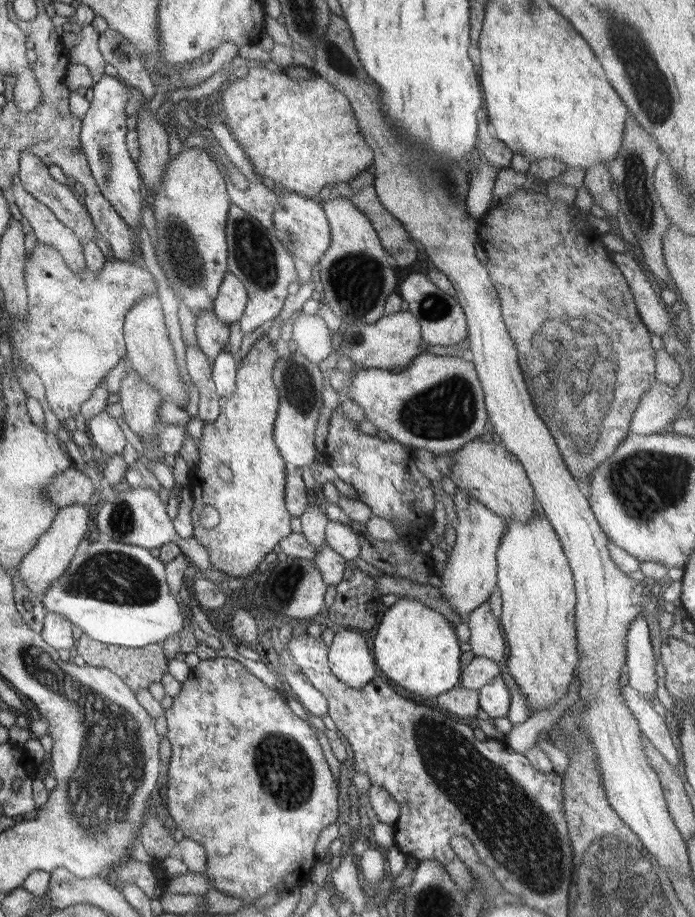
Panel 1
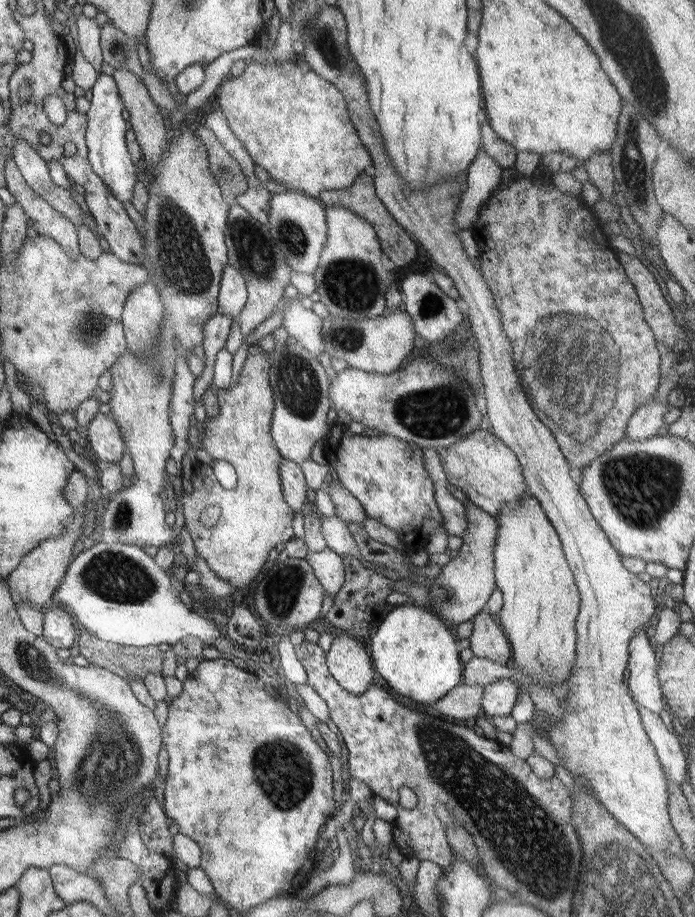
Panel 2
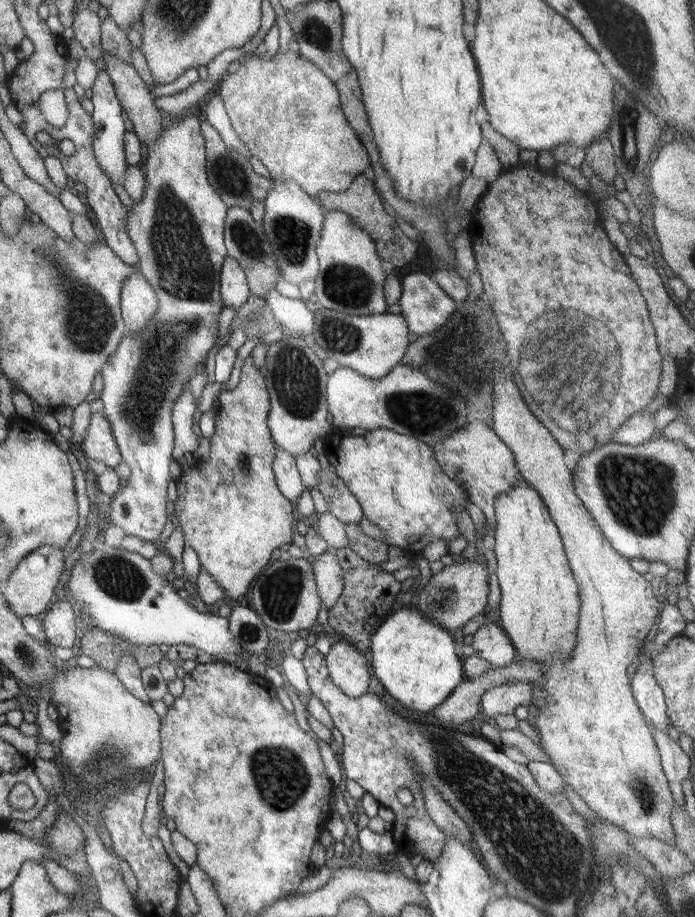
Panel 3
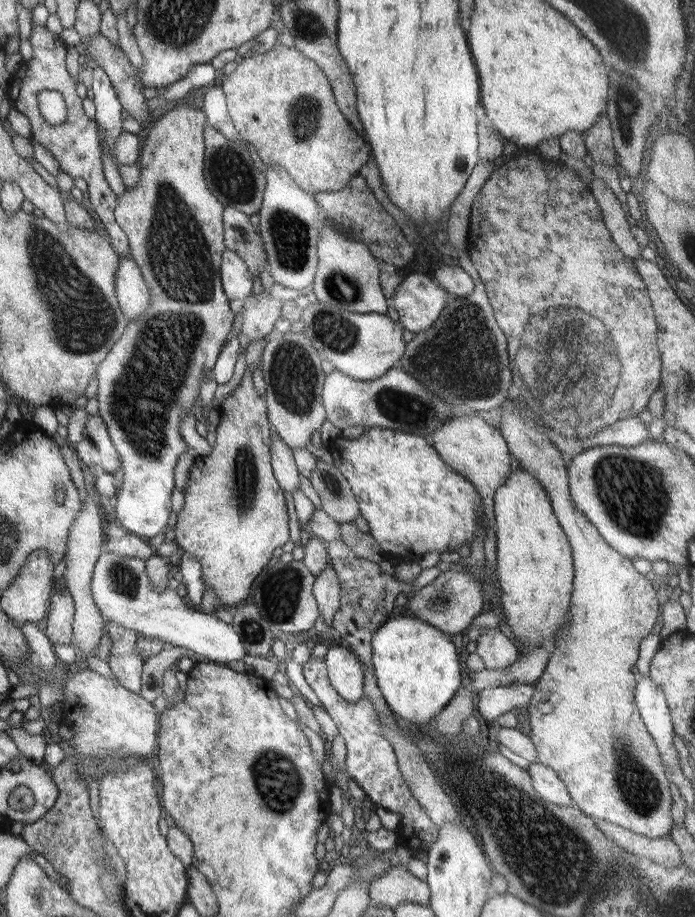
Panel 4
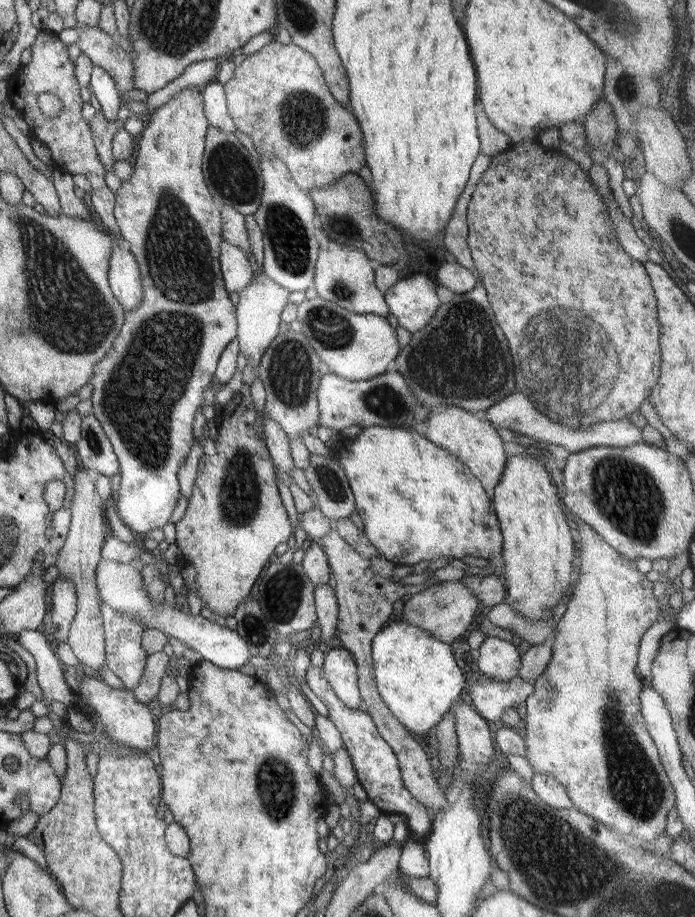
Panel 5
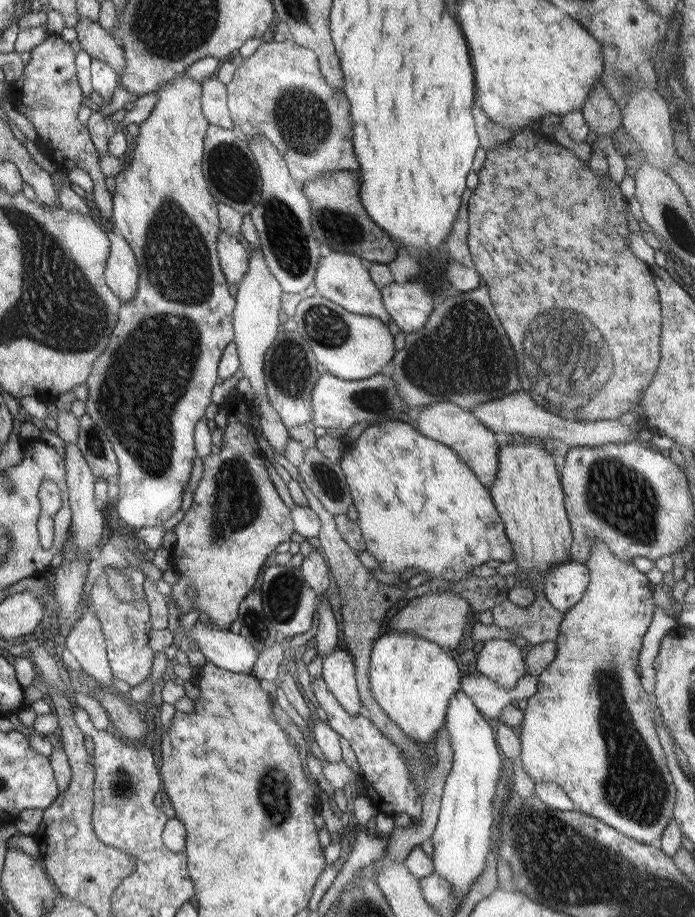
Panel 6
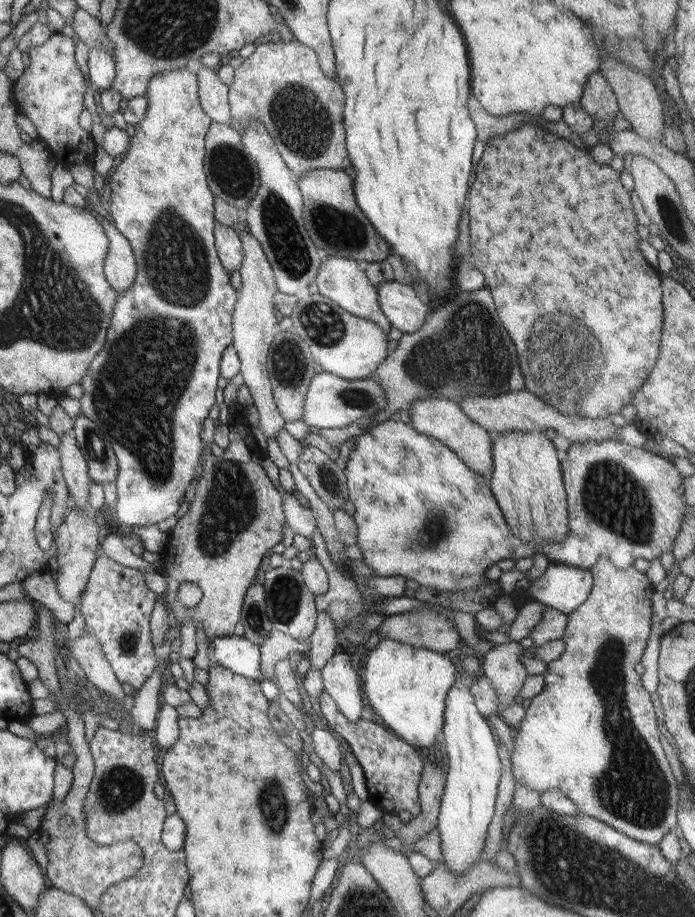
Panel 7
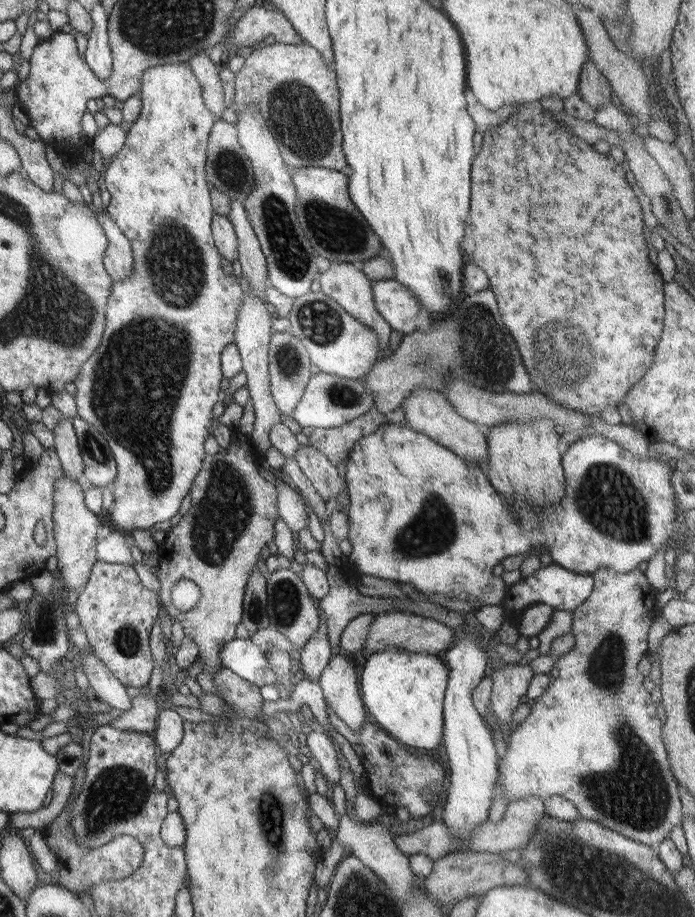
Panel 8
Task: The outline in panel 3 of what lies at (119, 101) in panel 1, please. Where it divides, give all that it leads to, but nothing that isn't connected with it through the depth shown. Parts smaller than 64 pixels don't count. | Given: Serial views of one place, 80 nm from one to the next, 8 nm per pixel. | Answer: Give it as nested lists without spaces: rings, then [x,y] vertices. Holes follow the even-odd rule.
[[[99,70],[96,74],[91,93],[92,111],[90,117],[94,124],[94,133],[90,136],[92,153],[97,166],[103,171],[112,186],[113,184],[122,186],[123,174],[128,166],[123,146],[126,133],[123,125],[125,122],[121,118],[122,108],[115,97],[111,80],[105,71]]]

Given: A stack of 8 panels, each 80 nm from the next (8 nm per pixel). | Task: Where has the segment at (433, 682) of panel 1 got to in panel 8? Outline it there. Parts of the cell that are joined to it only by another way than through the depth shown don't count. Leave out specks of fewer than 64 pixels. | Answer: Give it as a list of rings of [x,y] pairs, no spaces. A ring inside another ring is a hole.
[[[395,647],[371,653],[363,664],[359,684],[363,706],[392,739],[415,748],[433,750],[442,738],[442,705],[448,668],[441,655]]]

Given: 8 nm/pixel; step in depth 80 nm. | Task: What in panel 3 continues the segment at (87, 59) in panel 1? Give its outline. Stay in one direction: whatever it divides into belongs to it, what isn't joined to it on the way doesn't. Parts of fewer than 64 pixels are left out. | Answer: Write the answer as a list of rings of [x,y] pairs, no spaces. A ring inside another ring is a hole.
[[[86,8],[77,10],[72,20],[73,36],[92,61],[102,56],[100,47],[100,22],[97,15]]]

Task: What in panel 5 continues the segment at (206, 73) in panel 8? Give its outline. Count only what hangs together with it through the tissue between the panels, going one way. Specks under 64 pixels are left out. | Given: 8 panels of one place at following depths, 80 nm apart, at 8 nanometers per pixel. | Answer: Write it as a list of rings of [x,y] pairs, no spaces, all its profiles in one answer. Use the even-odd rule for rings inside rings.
[[[217,82],[208,83],[204,86],[201,97],[208,126],[218,128],[221,132],[233,133],[236,128],[226,109],[226,97],[222,86]]]

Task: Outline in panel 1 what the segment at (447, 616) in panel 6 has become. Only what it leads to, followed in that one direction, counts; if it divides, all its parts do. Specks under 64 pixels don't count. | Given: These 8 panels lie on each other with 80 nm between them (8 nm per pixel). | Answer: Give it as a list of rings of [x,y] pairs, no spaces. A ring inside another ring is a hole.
[[[455,490],[453,494],[455,503],[456,523],[454,526],[455,542],[452,551],[447,557],[445,570],[443,571],[441,587],[437,590],[441,593],[444,601],[452,606],[460,618],[465,620],[466,616],[485,602],[488,596],[496,590],[496,552],[506,528],[506,520],[489,512],[483,504],[475,501],[475,498],[467,496],[467,492]]]

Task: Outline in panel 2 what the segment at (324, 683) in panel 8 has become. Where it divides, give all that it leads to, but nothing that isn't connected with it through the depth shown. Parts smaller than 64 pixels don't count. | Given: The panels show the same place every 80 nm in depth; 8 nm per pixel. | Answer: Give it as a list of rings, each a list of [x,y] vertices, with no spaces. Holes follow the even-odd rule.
[[[339,633],[326,652],[326,667],[336,683],[351,694],[362,693],[372,682],[372,660],[361,640]]]

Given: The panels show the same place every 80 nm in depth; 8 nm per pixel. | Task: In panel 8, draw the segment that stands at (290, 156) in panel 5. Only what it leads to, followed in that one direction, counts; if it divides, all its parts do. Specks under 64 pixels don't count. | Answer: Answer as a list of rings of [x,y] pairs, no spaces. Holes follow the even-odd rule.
[[[305,42],[295,44],[273,43],[256,45],[251,54],[234,74],[232,110],[240,114],[248,104],[254,104],[263,117],[269,134],[277,143],[282,161],[290,168],[319,167],[339,171],[347,166],[342,151],[342,132],[339,122],[339,90],[336,74],[325,64],[319,52]]]

